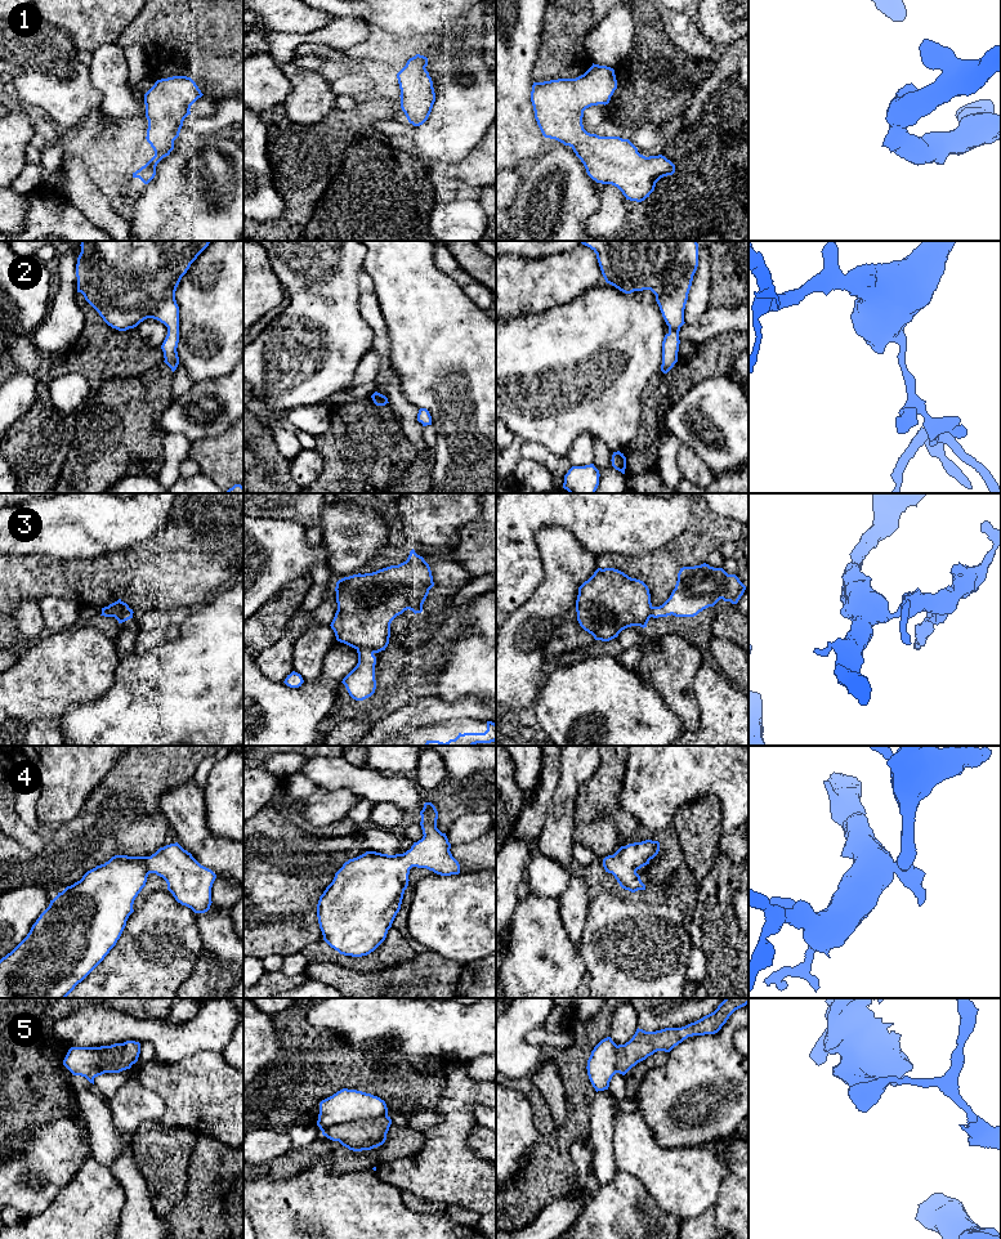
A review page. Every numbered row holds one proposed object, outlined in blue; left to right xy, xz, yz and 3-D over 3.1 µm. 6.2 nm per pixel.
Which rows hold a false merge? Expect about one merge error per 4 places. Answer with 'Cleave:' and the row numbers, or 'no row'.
Cleave: 3, 5

